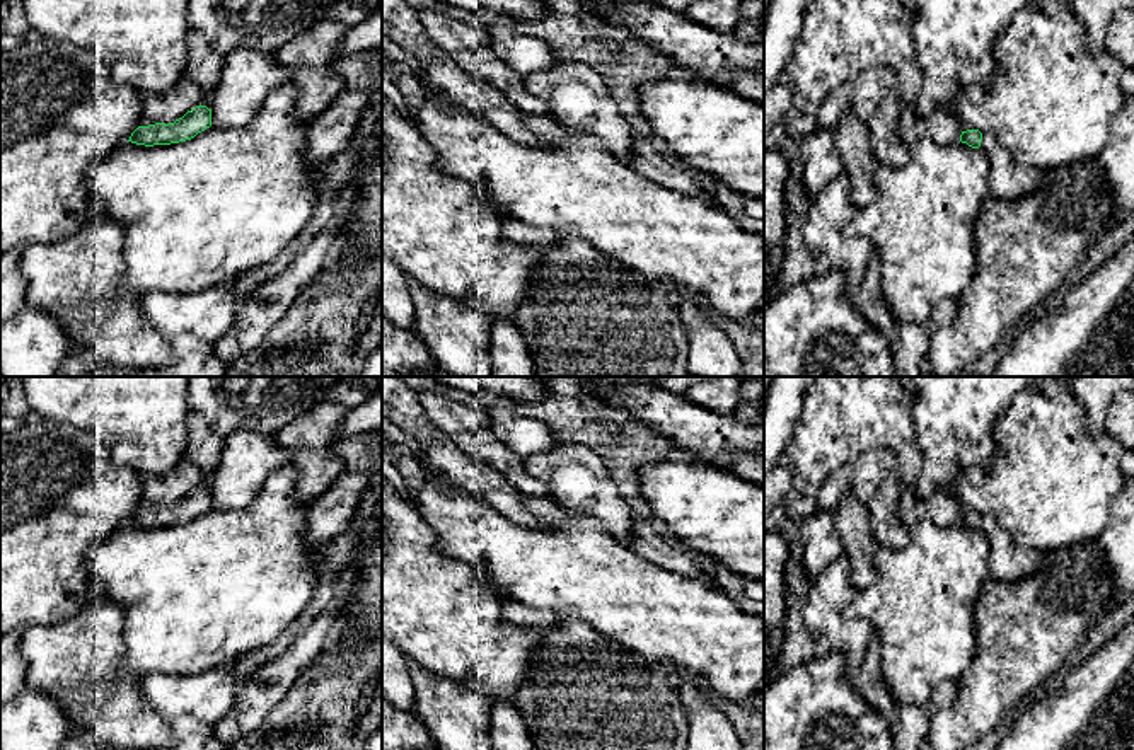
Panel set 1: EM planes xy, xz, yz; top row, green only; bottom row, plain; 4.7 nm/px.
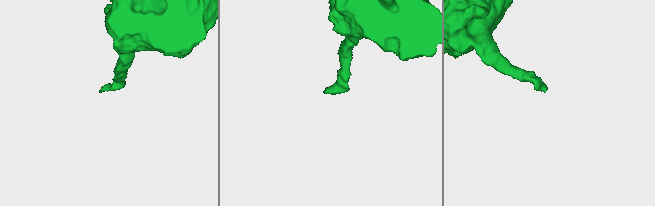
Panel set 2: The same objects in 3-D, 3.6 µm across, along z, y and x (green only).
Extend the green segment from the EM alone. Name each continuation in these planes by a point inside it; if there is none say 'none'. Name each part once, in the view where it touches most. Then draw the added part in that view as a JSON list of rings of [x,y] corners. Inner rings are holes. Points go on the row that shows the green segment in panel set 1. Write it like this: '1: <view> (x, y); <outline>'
1: yz (1006, 179); [[[982,133],[979,148],[989,155],[991,169],[987,184],[991,196],[1001,199],[1016,198],[1040,186],[1044,179],[1042,170],[1018,165],[1008,148],[1003,147],[992,133]]]

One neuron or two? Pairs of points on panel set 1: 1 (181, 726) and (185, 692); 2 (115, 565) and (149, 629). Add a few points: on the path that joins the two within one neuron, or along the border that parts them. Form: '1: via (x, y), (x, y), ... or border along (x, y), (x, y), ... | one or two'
1: border along (171, 723), (181, 716), (195, 716), (212, 725) | two
2: via (132, 575), (150, 594), (150, 612) | one

